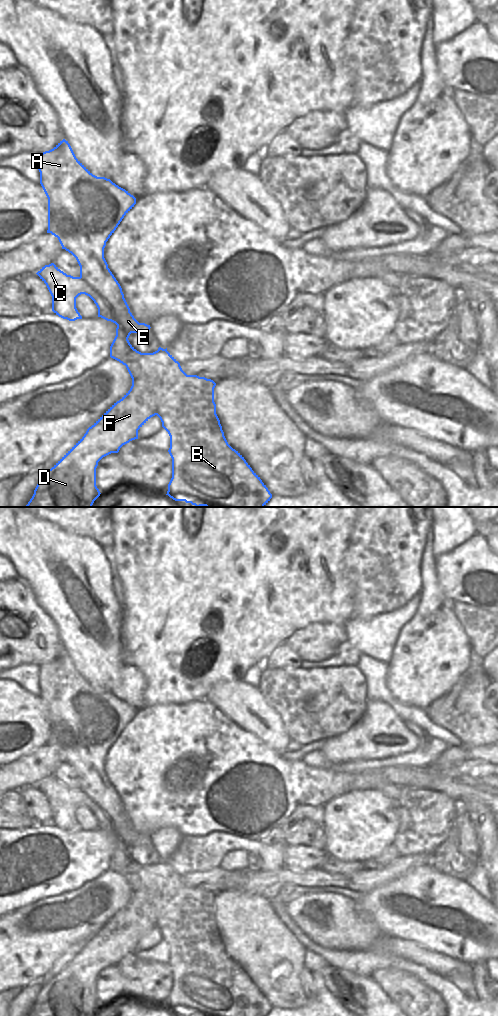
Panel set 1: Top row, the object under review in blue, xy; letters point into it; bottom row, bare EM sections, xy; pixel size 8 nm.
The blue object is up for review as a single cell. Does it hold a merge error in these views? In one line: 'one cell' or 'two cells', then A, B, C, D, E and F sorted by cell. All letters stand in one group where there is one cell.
two cells; groups A B D E F / C

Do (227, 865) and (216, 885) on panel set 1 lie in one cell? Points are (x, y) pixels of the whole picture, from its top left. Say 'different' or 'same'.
different

